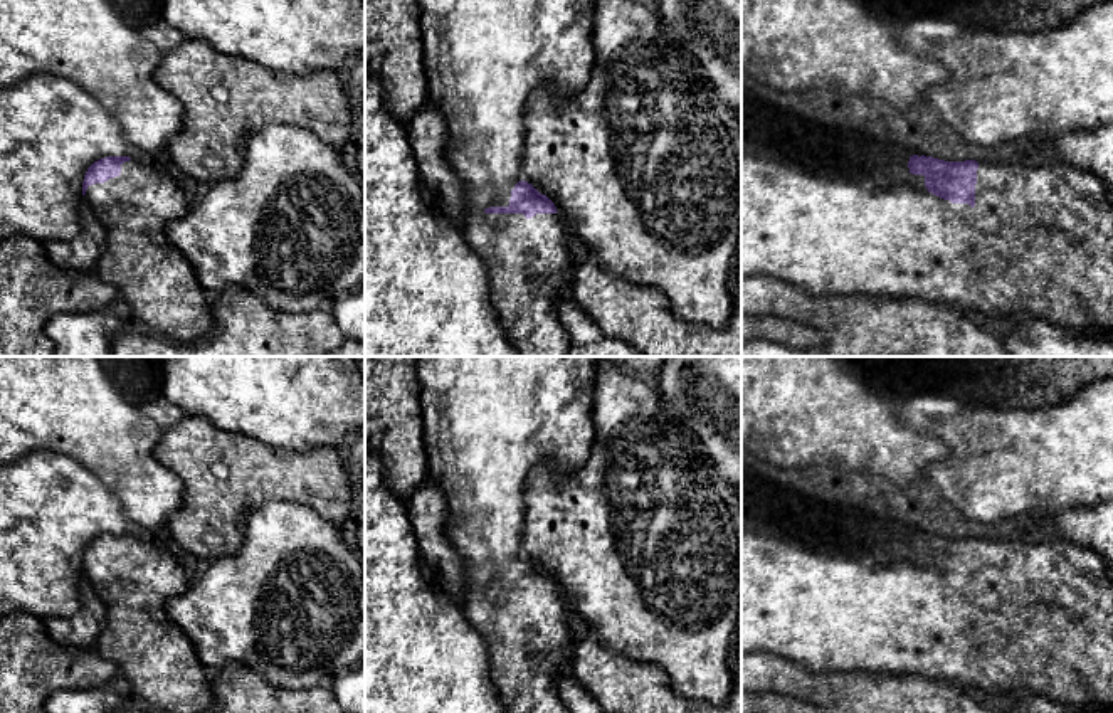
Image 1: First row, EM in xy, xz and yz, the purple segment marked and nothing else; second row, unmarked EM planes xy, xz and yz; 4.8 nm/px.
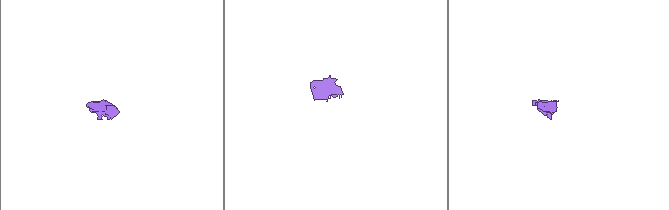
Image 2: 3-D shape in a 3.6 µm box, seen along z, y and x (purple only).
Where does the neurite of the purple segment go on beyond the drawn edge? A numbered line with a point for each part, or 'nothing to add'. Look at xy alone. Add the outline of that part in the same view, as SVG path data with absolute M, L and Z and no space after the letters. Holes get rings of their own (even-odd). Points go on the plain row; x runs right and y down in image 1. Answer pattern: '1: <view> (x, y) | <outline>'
1: xy (157, 658) | M124 538L121 550L104 560L89 562L84 575L106 607L106 622L96 651L114 663L138 695L161 713L207 713L214 689L203 673L192 641L166 615L166 602L183 594L190 582L177 557L148 541Z

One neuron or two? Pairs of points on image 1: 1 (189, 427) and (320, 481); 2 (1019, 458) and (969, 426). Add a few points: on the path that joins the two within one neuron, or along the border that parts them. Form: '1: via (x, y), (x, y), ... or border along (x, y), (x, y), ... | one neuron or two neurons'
1: via (221, 451), (244, 473), (288, 475) | one neuron
2: via (1007, 458), (1001, 458), (981, 438) | one neuron

